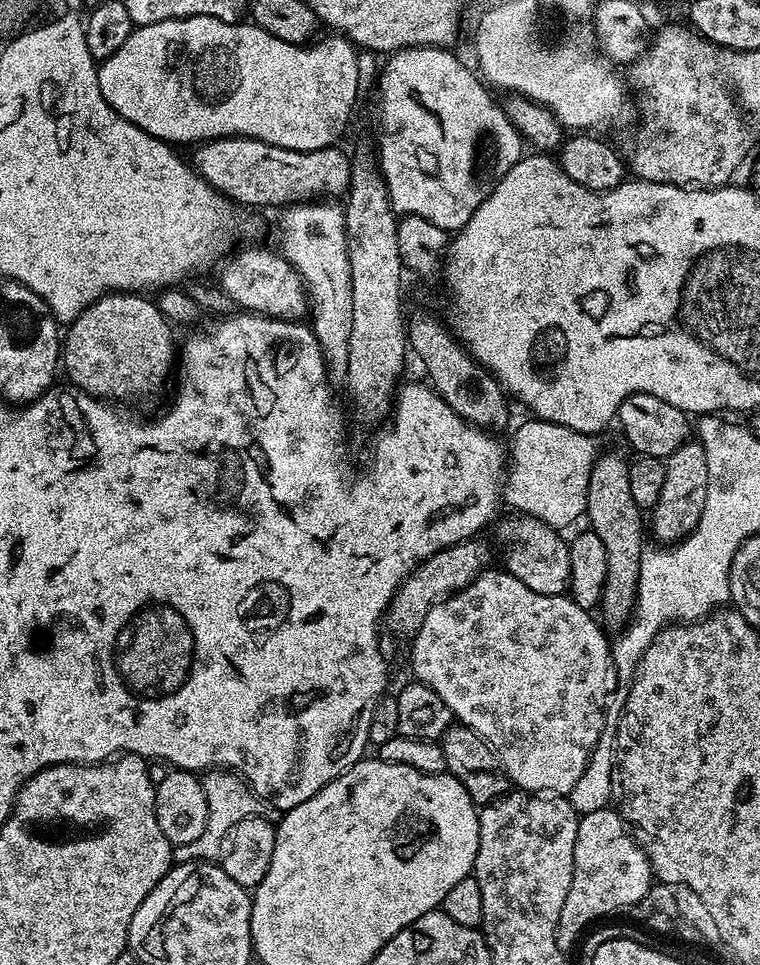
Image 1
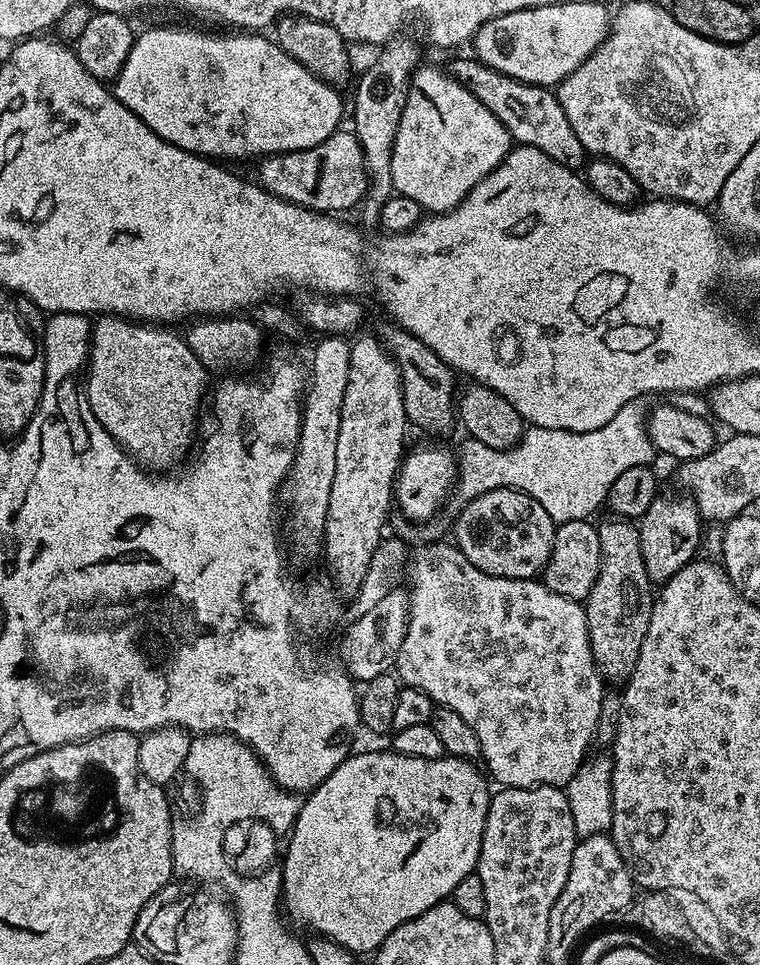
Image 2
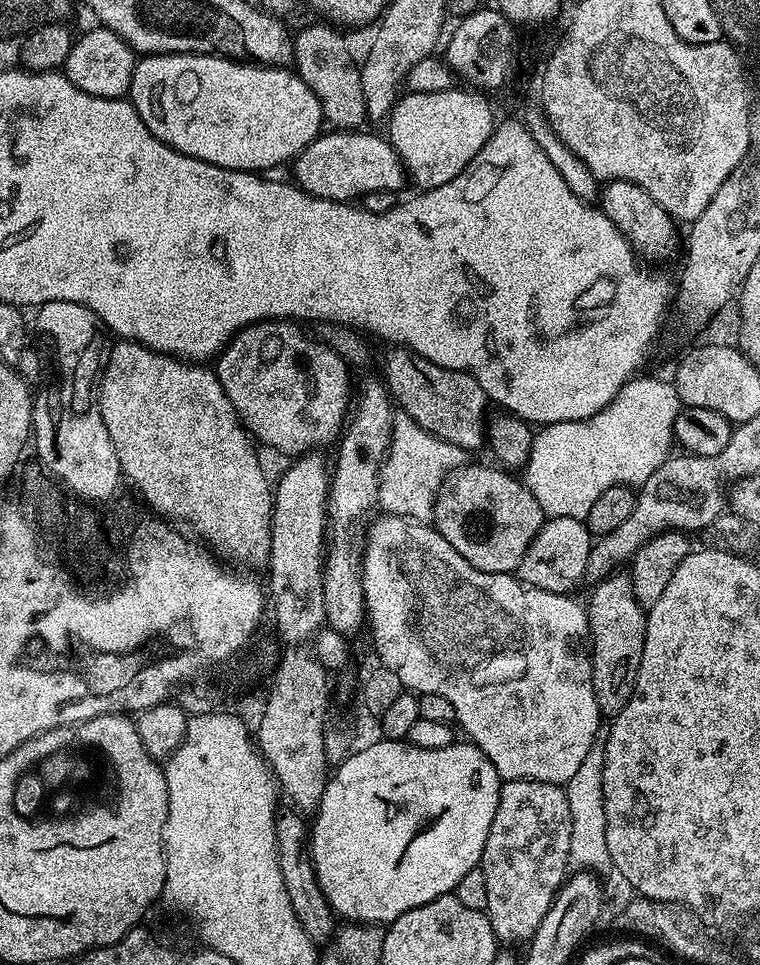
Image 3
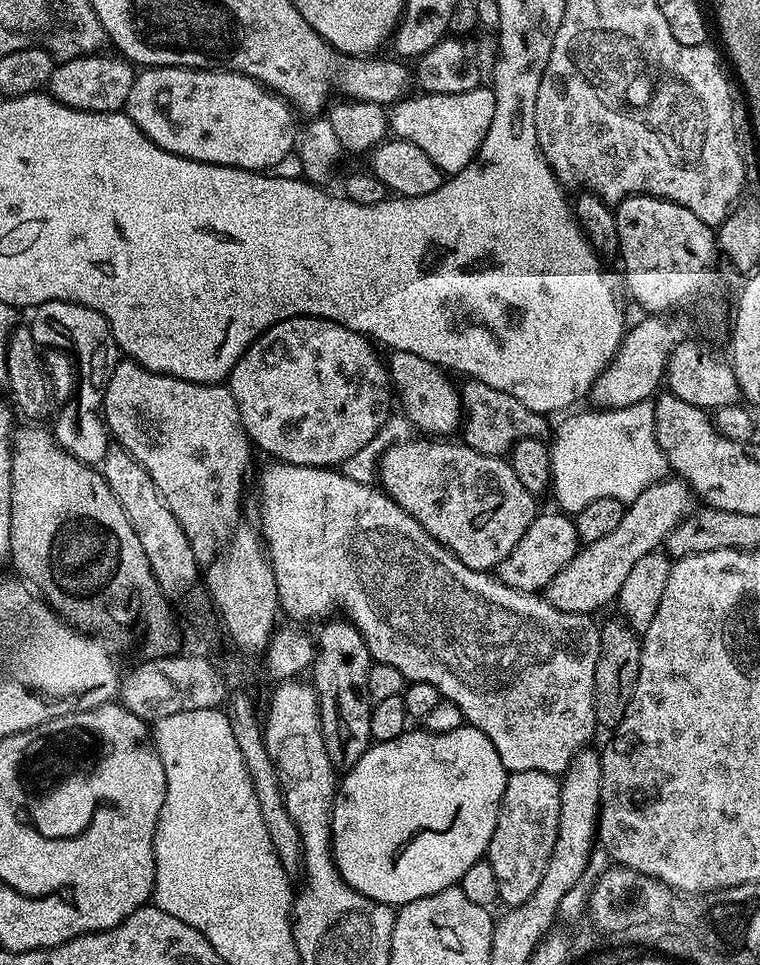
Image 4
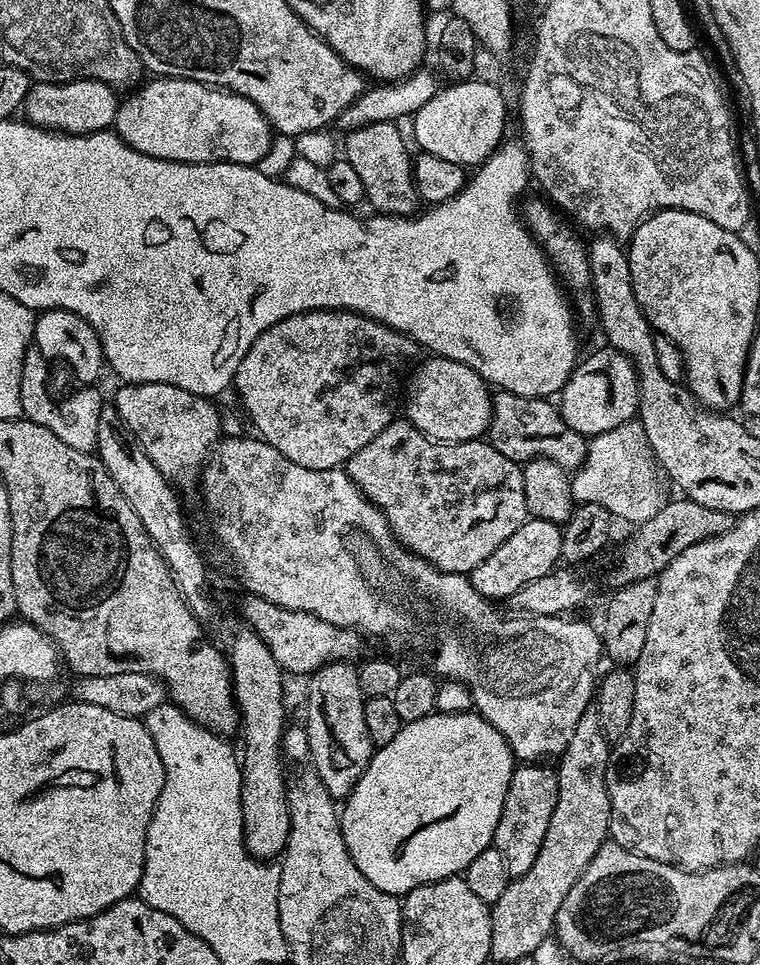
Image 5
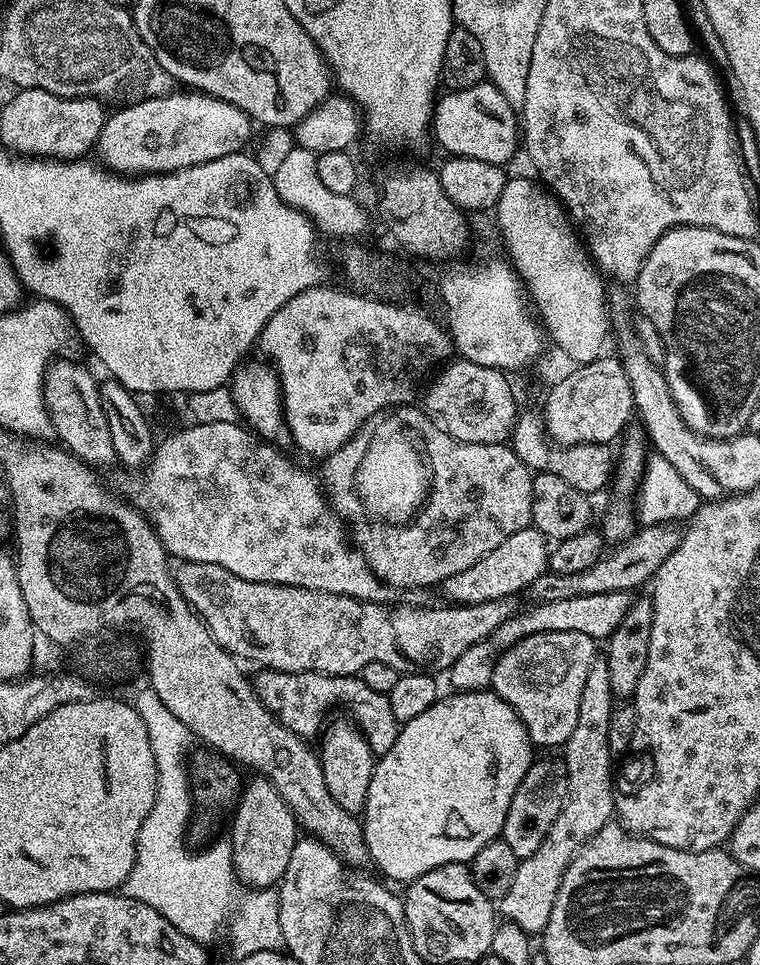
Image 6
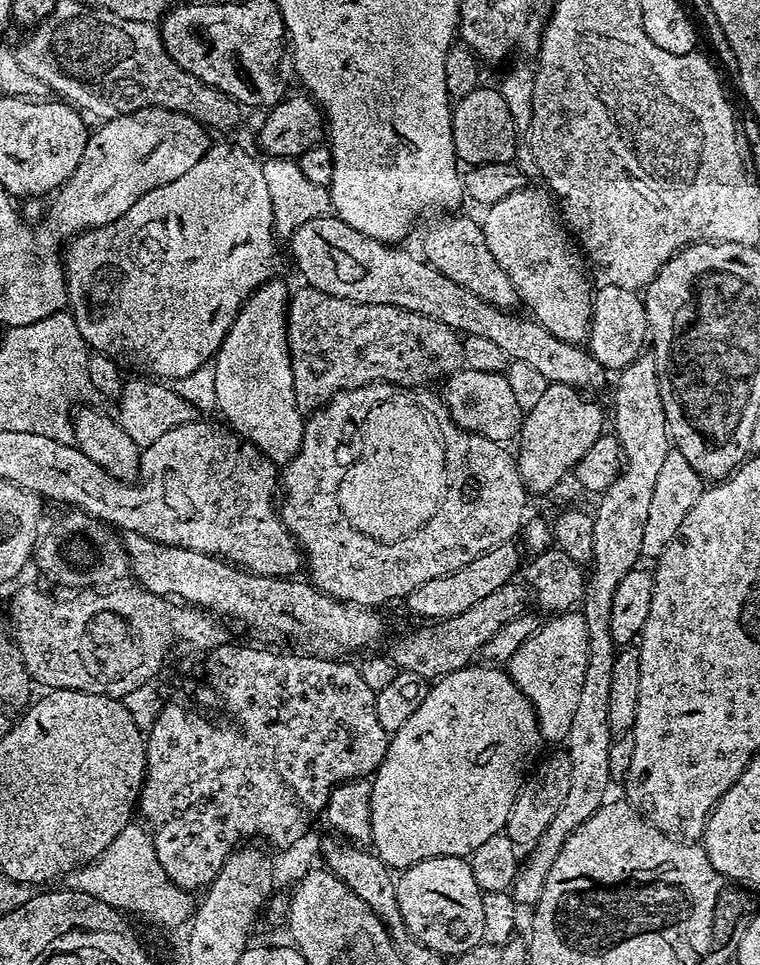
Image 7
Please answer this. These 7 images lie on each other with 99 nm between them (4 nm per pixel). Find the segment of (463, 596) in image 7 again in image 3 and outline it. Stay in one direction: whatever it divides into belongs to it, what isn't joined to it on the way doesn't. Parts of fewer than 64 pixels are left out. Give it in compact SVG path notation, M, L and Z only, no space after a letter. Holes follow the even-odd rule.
M554 517L545 519L536 535L536 540L528 548L528 553L516 568L515 575L524 584L547 592L575 593L576 583L588 571L588 559L592 553L594 537L587 523L580 518Z

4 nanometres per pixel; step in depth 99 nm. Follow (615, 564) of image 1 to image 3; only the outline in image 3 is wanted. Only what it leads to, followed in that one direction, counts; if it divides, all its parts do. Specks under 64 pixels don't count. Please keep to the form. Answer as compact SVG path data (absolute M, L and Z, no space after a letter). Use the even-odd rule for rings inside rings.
M617 570L595 585L592 597L586 600L588 631L590 633L590 655L592 658L592 685L594 698L598 702L601 717L615 718L630 702L636 685L638 666L642 662L642 646L646 642L646 622L648 621L644 605L638 602L634 594L631 575Z

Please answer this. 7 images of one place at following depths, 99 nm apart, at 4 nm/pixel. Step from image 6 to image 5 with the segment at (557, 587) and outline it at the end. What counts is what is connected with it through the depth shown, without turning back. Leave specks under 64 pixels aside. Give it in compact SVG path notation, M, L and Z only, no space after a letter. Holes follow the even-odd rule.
M687 498L679 499L669 499L654 518L635 529L636 533L629 538L628 545L620 552L620 565L608 576L613 589L620 589L630 582L659 577L660 572L666 570L666 566L670 566L670 562L678 558L678 554L682 554L682 550L718 534L726 534L726 530L732 528L733 513L710 510L710 506L698 506L698 502Z

